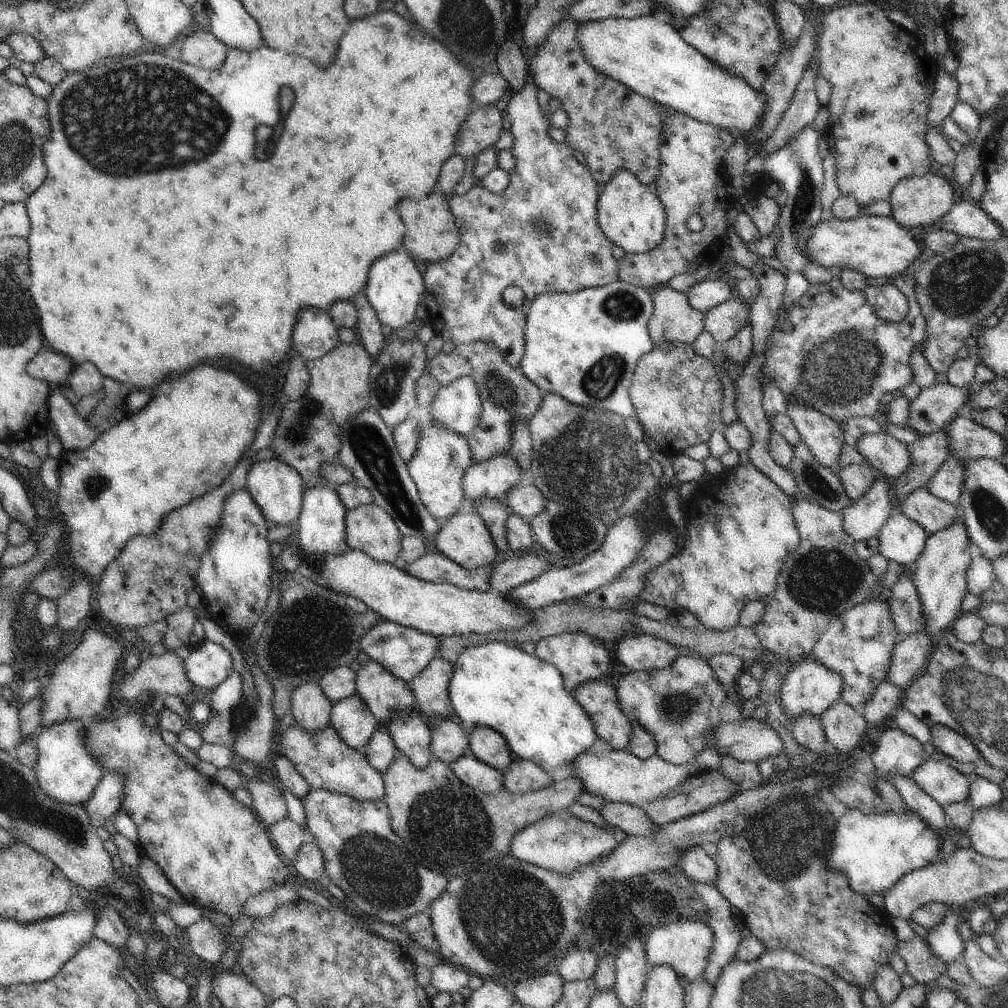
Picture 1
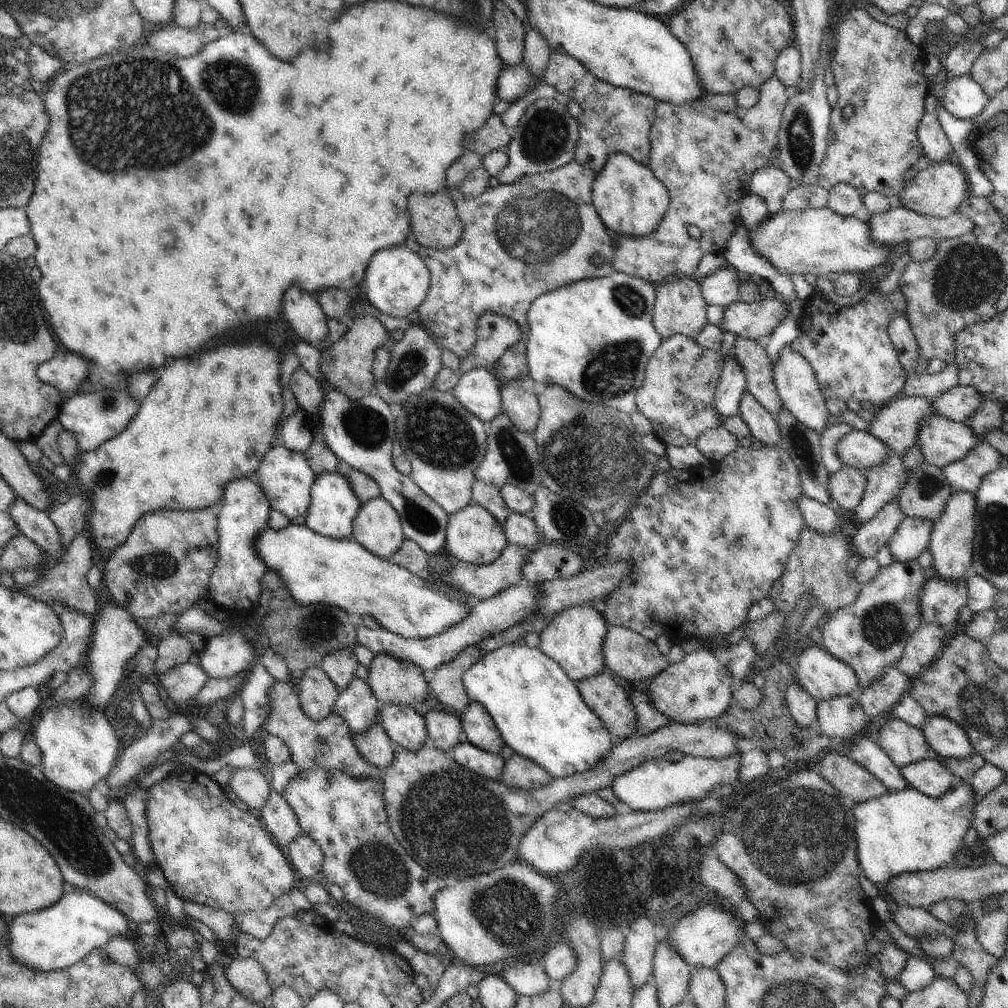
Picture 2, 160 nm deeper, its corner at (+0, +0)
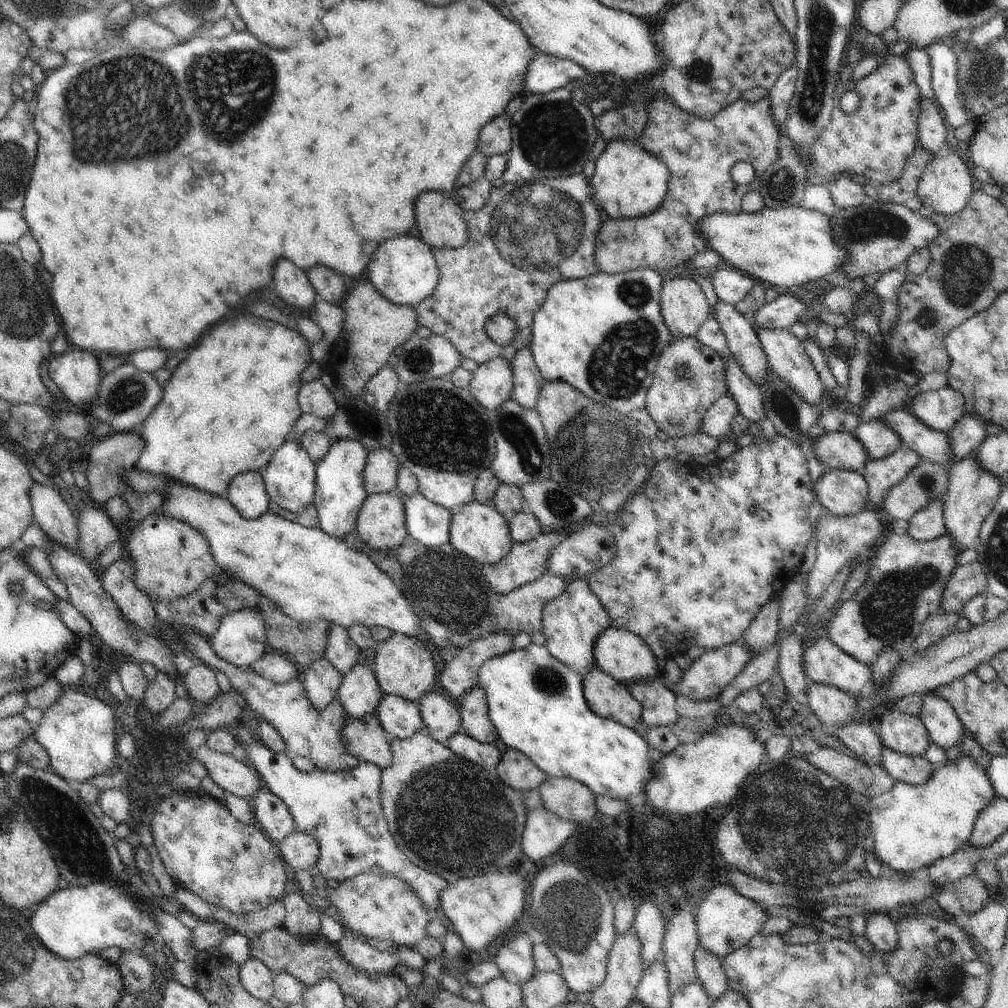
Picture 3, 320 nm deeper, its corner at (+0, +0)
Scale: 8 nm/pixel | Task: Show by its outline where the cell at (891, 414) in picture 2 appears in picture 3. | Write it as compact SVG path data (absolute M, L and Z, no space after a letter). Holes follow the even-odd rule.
M879 419L862 423L852 433L864 447L870 459L880 460L903 446L901 438Z

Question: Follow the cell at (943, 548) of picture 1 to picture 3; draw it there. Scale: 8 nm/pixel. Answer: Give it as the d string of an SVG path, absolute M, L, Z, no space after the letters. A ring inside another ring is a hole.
M974 449L966 458L959 463L948 467L949 483L945 494L945 527L946 533L954 537L955 547L959 552L976 547L982 523L994 508L995 502L1003 487L1001 477L992 471L985 469L979 461L977 450Z

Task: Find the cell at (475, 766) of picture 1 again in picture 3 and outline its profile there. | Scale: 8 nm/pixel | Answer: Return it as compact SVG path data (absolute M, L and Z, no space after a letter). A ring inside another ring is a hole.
M459 730L446 742L446 746L467 761L491 770L500 762L502 752L495 744L484 744Z

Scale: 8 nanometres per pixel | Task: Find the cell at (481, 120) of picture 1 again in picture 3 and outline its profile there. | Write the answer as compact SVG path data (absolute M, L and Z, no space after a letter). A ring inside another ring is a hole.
M505 112L493 118L480 130L477 150L483 152L487 158L508 154L513 145L511 135L513 123L513 118Z

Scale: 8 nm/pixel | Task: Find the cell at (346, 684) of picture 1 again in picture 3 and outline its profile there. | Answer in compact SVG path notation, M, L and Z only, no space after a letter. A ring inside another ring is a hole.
M330 623L327 630L325 656L343 676L348 674L358 662L359 646L350 638L347 628Z

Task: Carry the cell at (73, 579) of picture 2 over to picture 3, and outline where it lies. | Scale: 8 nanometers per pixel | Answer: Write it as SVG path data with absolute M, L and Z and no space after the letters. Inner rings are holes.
M89 505L78 526L80 529L79 547L89 566L94 566L96 558L121 538L119 528L112 522L107 512L98 506Z

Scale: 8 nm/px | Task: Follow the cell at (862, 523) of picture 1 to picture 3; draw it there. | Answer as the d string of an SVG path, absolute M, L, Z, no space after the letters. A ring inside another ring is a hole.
M908 446L898 447L890 456L880 460L870 459L862 470L868 483L870 507L882 512L882 501L895 484L902 482L908 473L922 460Z

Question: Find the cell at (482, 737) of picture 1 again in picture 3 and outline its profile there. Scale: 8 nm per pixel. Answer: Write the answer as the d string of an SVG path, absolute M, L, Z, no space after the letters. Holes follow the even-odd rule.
M476 685L458 700L461 730L484 744L496 744L498 731L488 714L485 690Z

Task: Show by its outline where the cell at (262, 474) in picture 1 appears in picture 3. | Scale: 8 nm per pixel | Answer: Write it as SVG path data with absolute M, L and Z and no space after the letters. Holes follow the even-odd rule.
M287 440L262 470L268 496L280 506L281 513L295 518L313 503L315 497L315 464L298 440Z

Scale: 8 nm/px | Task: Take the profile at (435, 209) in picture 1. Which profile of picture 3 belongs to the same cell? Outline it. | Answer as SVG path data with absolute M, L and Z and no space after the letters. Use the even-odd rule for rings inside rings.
M420 194L416 200L416 222L423 241L432 248L457 249L468 238L465 212L453 195Z

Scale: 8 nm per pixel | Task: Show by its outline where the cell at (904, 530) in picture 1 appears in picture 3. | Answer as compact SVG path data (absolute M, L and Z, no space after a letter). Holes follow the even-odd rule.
M936 499L932 502L929 502L924 508L921 508L912 518L908 521L909 529L906 533L910 534L912 538L921 541L931 541L941 537L944 533L947 532L945 527L945 499Z

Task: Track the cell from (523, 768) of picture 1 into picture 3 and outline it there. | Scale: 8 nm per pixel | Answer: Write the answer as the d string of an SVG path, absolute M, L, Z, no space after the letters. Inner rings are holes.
M506 747L494 770L500 780L515 791L538 788L548 778L530 758L514 747Z

